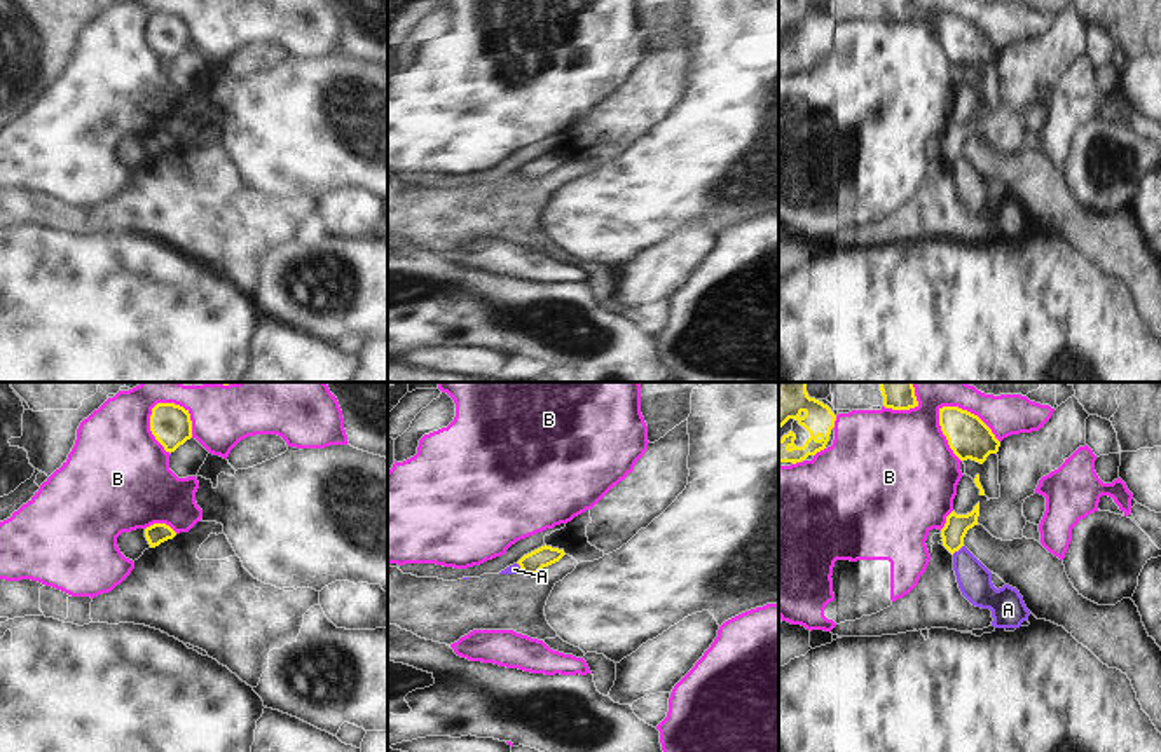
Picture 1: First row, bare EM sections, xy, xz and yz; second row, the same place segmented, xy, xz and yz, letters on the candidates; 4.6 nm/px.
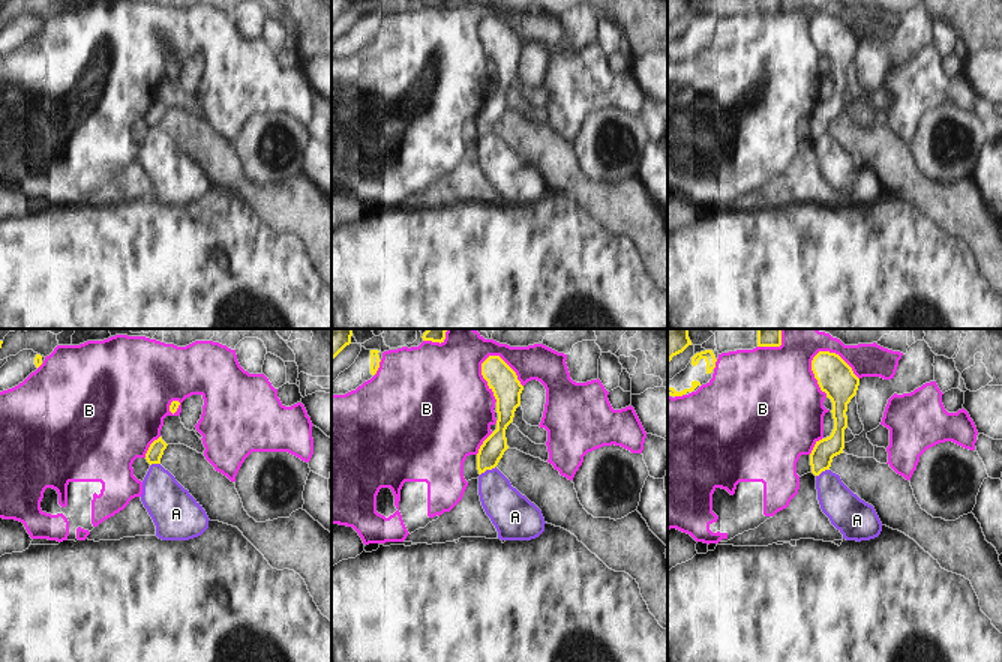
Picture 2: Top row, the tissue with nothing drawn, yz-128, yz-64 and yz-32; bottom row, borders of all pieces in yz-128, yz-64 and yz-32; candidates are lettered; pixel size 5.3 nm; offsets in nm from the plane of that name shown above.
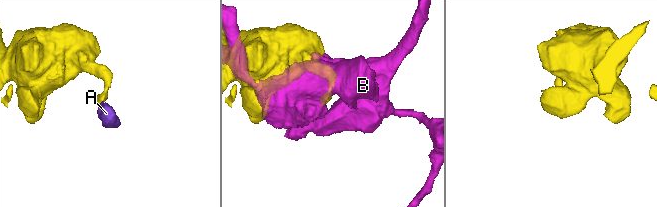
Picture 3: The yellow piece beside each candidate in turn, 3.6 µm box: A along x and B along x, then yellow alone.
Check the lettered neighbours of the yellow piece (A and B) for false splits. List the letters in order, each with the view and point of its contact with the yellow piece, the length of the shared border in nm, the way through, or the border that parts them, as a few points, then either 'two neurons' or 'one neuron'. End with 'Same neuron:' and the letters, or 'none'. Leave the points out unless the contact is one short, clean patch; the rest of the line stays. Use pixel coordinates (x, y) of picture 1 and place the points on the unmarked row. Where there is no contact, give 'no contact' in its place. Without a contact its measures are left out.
A: meets yellow in yz at (957, 159); contact 70 nm long; border along yz (962, 154), (952, 163); two neurons
B: meets yellow in yz at (969, 21); contact 320 nm long; two neurons
Same neuron: none

